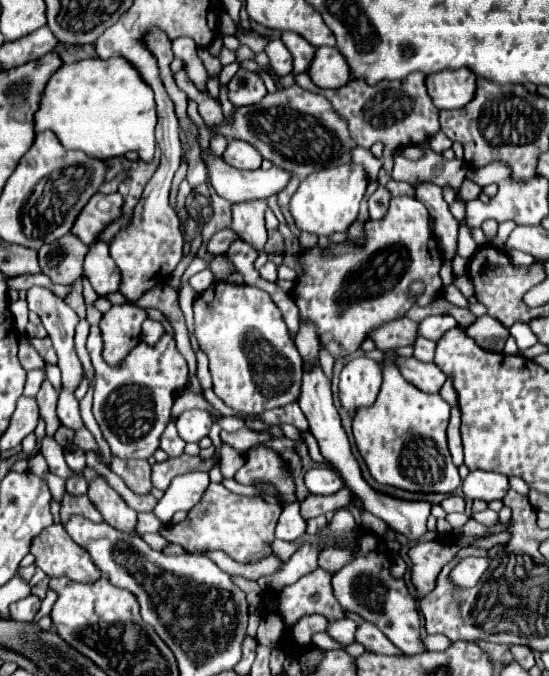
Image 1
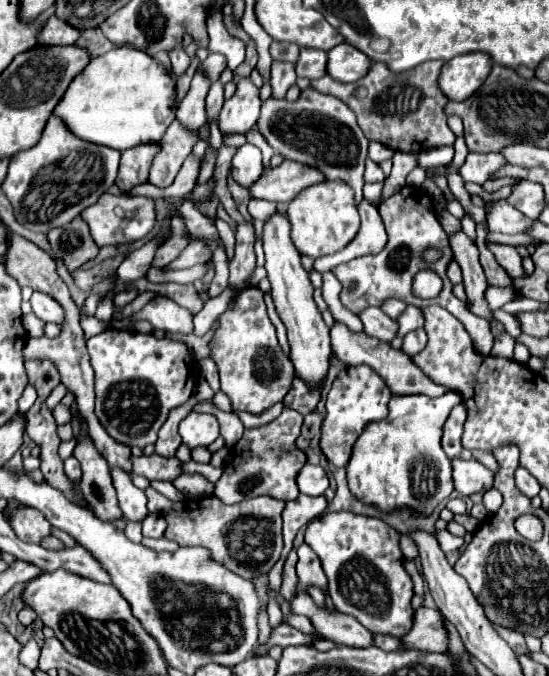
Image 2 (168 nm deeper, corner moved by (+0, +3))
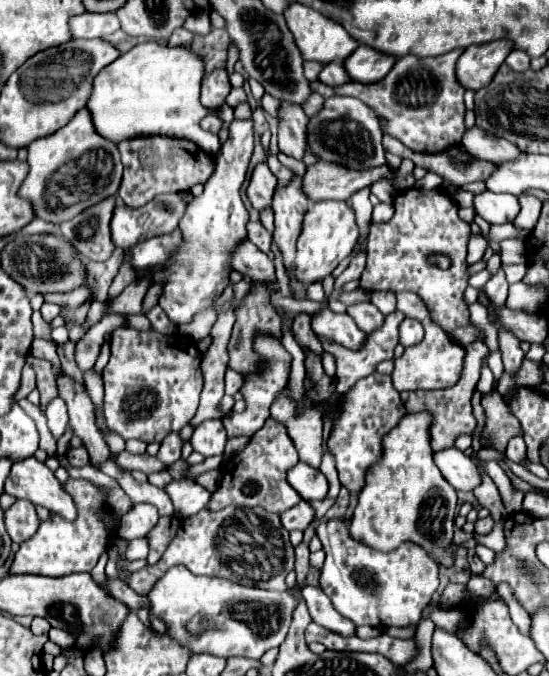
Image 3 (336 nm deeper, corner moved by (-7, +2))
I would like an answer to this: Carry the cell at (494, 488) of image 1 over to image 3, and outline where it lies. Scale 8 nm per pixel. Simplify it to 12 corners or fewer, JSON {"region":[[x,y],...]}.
{"region":[[456,447],[434,453],[442,477],[456,491],[480,485],[476,463]]}

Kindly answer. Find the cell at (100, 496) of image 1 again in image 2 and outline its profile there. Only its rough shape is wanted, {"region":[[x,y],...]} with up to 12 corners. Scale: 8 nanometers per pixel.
{"region":[[85,434],[73,456],[81,462],[85,502],[99,520],[121,520],[109,464]]}

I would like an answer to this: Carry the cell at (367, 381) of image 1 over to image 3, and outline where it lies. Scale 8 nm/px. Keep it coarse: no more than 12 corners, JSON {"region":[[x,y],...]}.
{"region":[[390,375],[344,395],[328,437],[340,483],[358,495],[382,437],[406,415]]}

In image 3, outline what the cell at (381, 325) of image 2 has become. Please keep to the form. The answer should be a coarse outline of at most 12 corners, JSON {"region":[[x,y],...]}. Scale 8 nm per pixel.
{"region":[[372,303],[348,307],[348,315],[364,333],[374,331],[384,315]]}

